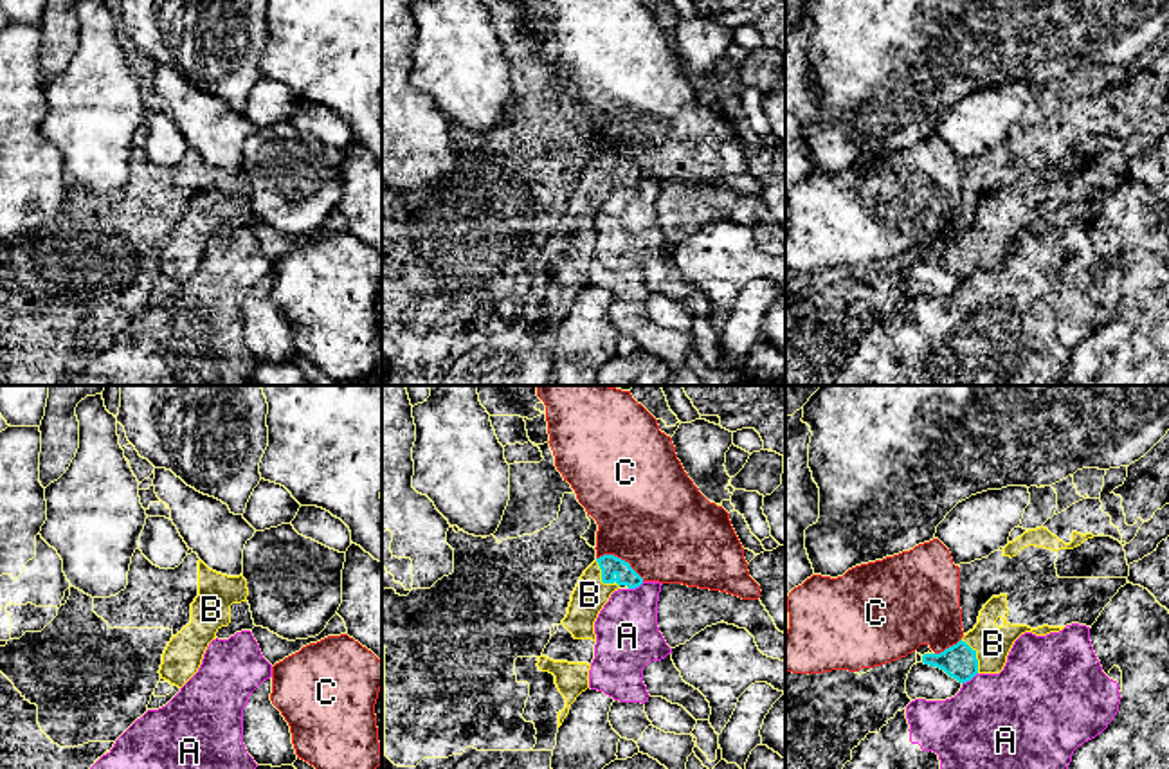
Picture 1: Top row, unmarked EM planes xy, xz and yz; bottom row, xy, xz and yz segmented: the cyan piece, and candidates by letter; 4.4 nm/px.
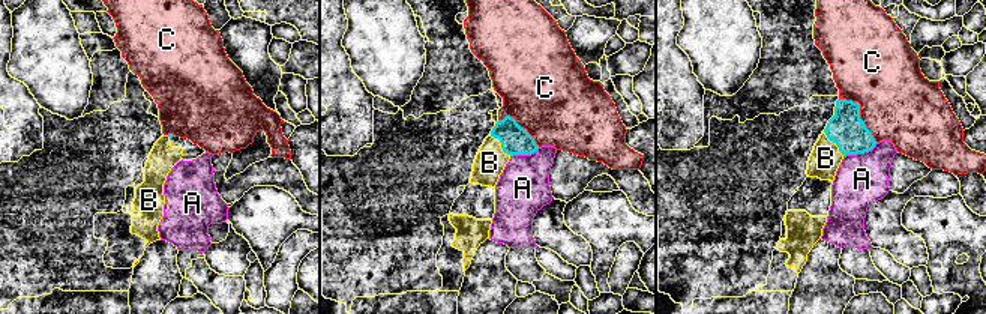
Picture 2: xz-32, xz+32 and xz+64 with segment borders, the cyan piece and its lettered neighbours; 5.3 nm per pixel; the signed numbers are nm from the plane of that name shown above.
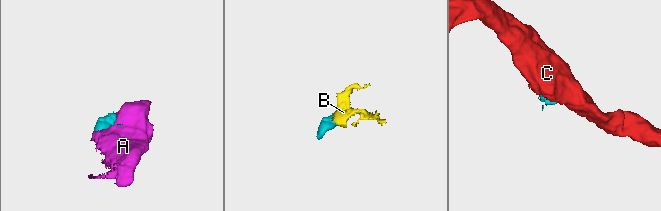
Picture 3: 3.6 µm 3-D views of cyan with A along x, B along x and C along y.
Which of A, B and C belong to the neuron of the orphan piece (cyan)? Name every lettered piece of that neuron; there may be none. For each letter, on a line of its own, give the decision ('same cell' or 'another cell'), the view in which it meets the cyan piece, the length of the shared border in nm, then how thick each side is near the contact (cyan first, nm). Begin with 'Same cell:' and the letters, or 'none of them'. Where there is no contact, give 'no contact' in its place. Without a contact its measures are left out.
Same cell: B
A: another cell; meets cyan in yz; contact 90 nm long; 160 nm thick on the cyan side, 480 nm on the other
B: same cell; meets cyan in yz; contact 170 nm long; 160 nm thick on the cyan side, 160 nm on the other
C: another cell; meets cyan in xz; contact 240 nm long; 90 nm thick on the cyan side, 480 nm on the other

